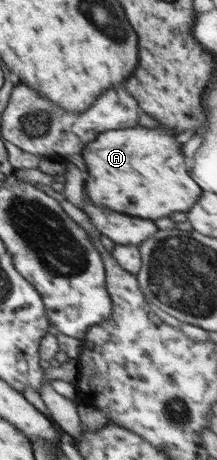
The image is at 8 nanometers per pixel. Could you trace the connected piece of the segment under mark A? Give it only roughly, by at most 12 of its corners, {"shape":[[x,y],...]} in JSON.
{"shape":[[161,128],[101,132],[80,155],[87,196],[155,220],[201,188]]}

